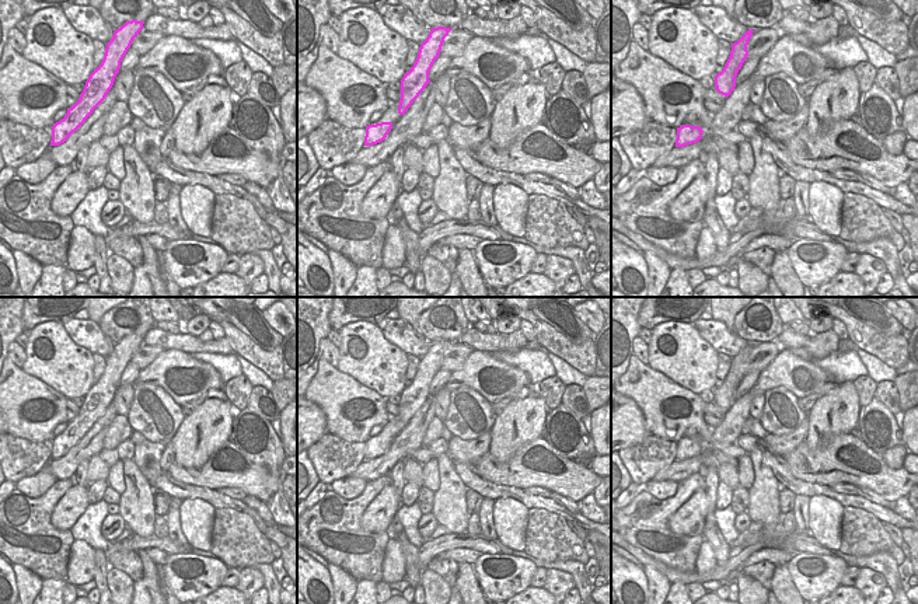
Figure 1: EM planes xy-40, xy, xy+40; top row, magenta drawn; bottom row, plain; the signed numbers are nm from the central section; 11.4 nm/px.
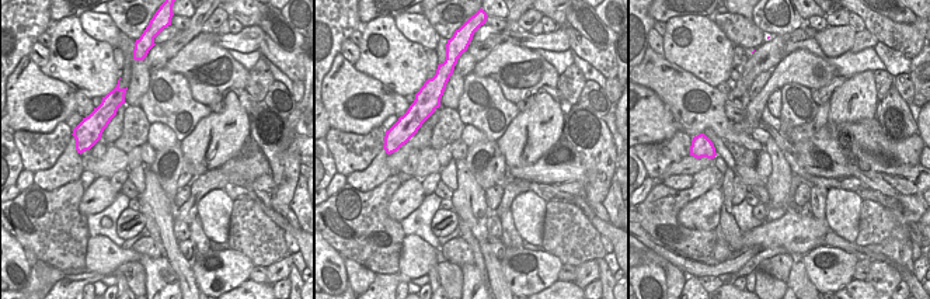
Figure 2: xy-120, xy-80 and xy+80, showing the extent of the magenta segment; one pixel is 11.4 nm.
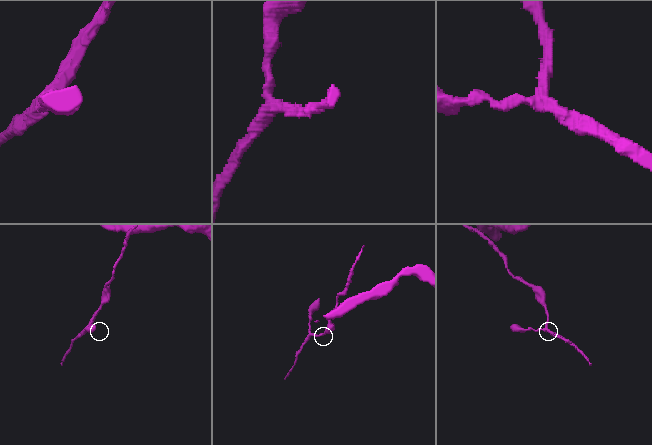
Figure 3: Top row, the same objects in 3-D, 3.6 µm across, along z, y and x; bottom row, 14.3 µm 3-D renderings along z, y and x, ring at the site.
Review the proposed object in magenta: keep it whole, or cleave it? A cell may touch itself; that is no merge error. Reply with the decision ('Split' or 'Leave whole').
Split

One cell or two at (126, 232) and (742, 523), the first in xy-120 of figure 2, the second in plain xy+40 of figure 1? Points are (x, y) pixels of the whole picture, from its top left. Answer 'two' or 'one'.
one

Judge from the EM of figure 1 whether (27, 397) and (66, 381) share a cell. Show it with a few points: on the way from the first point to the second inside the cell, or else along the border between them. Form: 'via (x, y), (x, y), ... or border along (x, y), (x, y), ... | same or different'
border along (23, 369), (67, 398) | different

